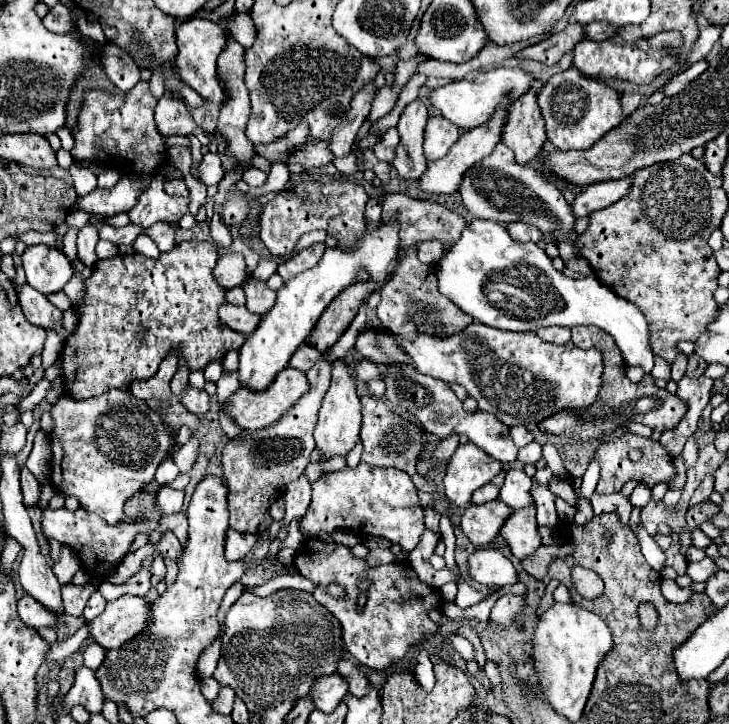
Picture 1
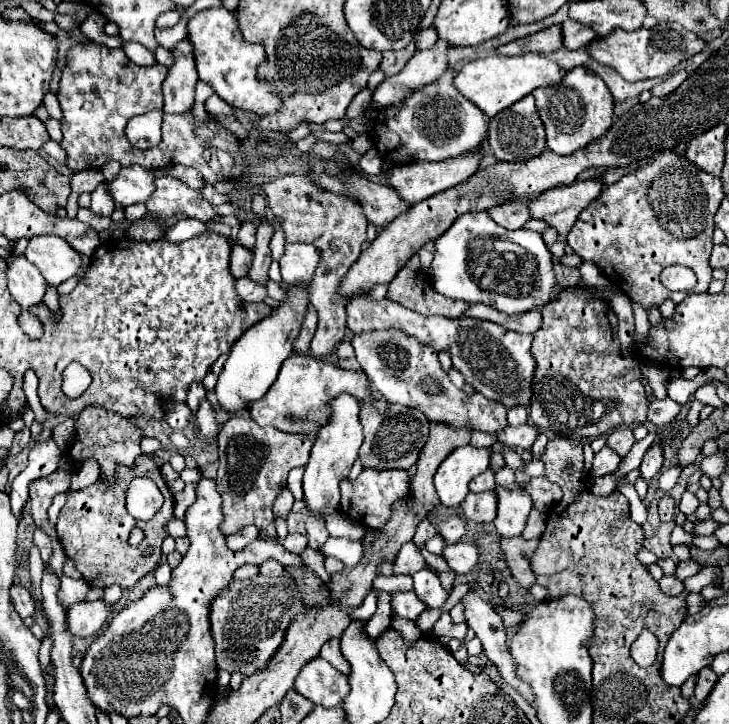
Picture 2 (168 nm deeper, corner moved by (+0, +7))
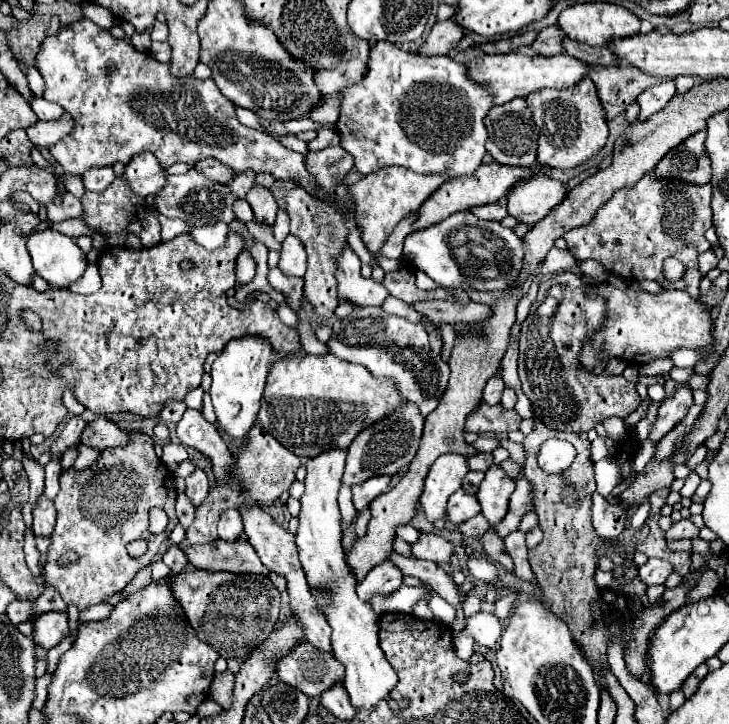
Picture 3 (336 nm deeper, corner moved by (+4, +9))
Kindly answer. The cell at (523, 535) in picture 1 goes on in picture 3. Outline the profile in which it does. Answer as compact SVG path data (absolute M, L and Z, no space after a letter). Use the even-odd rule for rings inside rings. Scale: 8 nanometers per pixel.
M491 465L489 471L485 473L485 479L481 481L475 497L481 505L481 513L493 525L505 517L507 507L509 507L509 497L513 491L515 491L515 481L509 479L501 467Z

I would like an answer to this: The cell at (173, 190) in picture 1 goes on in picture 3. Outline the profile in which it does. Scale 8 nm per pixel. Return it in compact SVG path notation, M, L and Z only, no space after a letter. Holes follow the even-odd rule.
M213 157L207 159L207 161L199 161L199 163L195 163L195 167L201 169L209 179L219 181L219 183L223 183L223 185L229 185L229 183L235 179L235 173L231 173L231 169L227 169L227 165L215 161Z

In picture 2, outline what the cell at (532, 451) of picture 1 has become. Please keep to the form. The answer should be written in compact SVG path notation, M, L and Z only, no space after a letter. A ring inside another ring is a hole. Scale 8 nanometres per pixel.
M525 423L525 425L519 425L519 427L507 425L507 427L503 429L503 433L499 433L499 441L501 441L503 445L511 447L511 449L521 447L521 449L529 451L529 449L533 447L537 435L539 435L539 429L537 429L535 425L527 425L527 423Z

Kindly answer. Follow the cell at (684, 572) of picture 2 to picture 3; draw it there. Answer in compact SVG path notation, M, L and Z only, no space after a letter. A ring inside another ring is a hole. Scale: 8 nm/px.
M649 559L645 565L639 567L639 579L651 587L651 585L663 585L665 579L673 573L673 567L669 561L663 559Z

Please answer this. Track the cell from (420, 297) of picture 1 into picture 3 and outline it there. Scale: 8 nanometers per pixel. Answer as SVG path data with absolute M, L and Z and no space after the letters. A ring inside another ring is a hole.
M405 263L399 271L393 271L393 273L385 273L385 279L383 279L383 285L385 289L405 301L405 303L417 303L417 301L431 301L431 299L453 299L451 293L447 293L445 289L437 289L437 291L423 291L423 289L417 289L415 285L415 273L413 269L409 269Z

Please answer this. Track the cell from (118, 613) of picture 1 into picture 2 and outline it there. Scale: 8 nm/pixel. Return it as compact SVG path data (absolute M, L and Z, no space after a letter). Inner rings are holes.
M79 601L69 607L67 623L75 637L97 635L115 611L115 603L105 601Z

